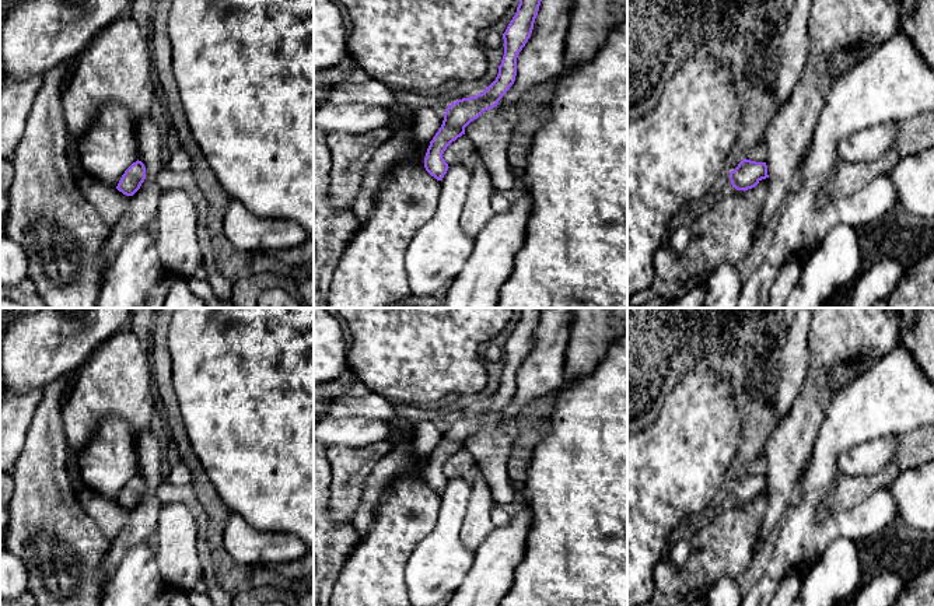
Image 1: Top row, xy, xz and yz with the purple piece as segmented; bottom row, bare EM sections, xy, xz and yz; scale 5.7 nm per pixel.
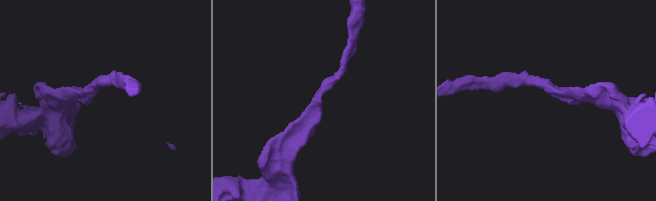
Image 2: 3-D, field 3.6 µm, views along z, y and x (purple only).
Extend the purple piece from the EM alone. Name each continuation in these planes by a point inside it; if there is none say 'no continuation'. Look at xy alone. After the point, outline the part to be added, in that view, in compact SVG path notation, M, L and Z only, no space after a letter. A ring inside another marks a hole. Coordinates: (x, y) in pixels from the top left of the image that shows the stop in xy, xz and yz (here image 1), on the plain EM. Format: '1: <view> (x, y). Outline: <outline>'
no continuation

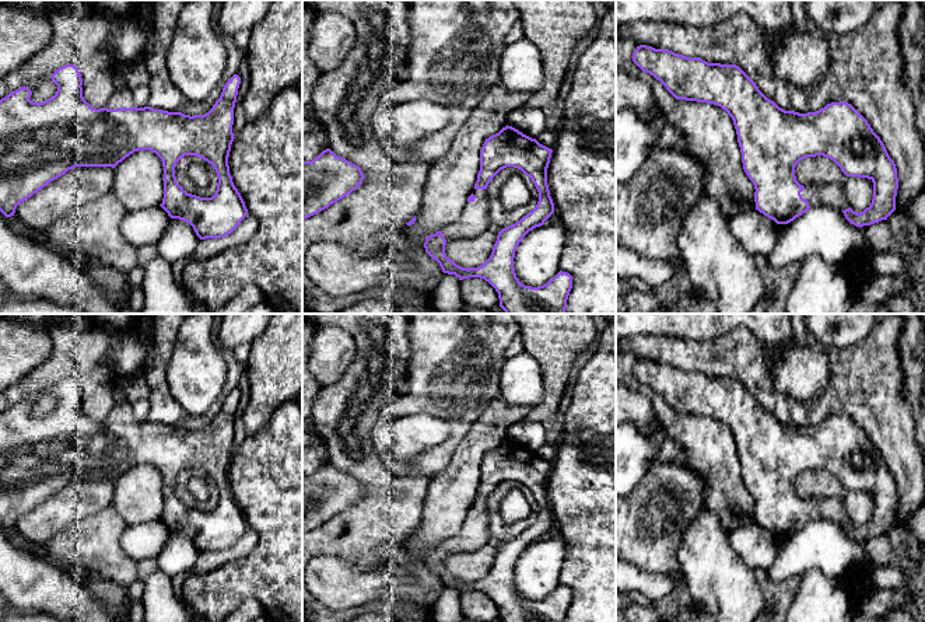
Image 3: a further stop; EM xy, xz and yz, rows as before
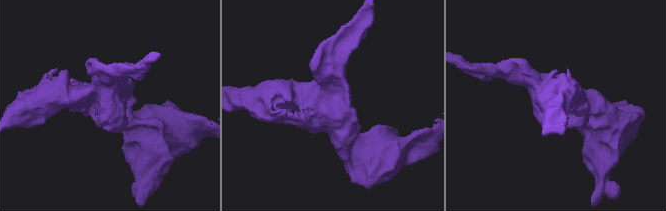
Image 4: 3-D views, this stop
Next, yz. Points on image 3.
1: yz (831, 509). Outline: M841 497L805 499L805 503L800 506L800 509L809 516L810 521L824 518L841 525L849 521L849 517L842 506Z

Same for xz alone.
1: xz (475, 531). Outline: M473 503L476 513L466 516L460 532L444 539L442 546L446 556L456 552L469 552L483 546L488 539L488 509L487 503Z

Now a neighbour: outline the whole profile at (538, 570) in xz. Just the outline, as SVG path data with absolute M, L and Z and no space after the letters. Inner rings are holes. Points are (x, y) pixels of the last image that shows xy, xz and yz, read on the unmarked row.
M560 538L540 539L519 556L514 581L525 600L543 600L560 586L561 569L568 553L567 542Z

